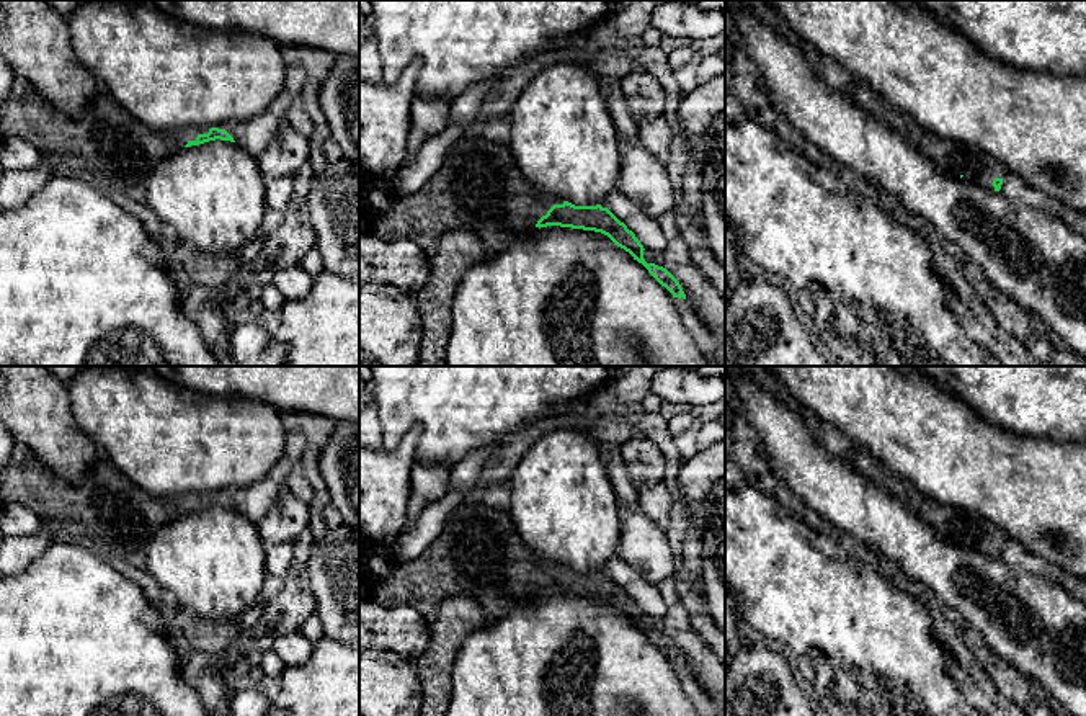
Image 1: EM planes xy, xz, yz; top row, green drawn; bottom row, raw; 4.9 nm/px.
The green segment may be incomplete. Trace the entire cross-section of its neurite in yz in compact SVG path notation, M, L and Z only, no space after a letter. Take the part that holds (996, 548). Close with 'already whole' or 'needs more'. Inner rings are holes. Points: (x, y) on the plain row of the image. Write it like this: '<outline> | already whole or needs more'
M856 446L852 453L843 458L861 476L870 479L887 494L898 499L919 520L928 523L939 538L975 549L990 557L999 557L1006 535L986 518L941 503L921 494L908 479L892 472L882 461Z | needs more

